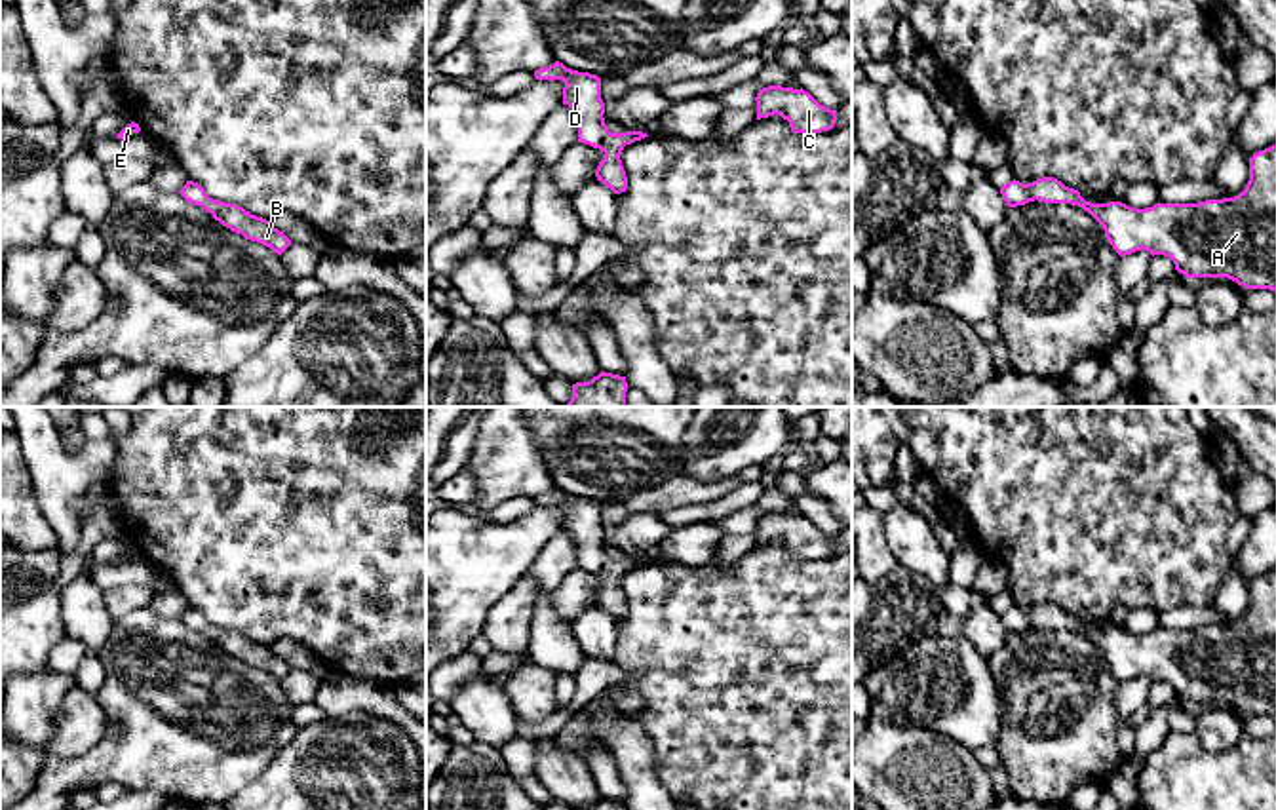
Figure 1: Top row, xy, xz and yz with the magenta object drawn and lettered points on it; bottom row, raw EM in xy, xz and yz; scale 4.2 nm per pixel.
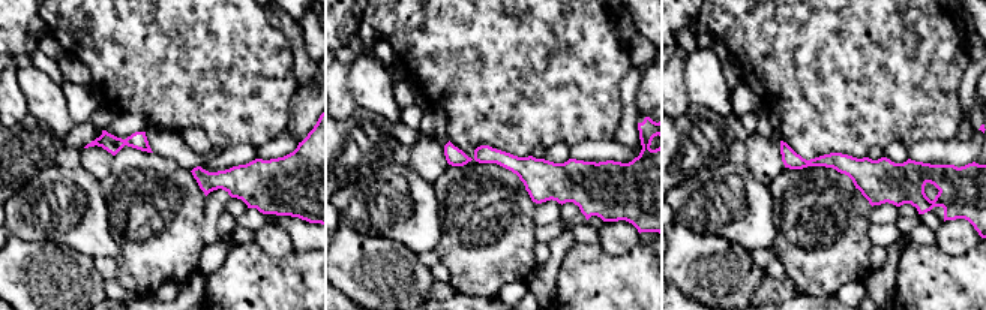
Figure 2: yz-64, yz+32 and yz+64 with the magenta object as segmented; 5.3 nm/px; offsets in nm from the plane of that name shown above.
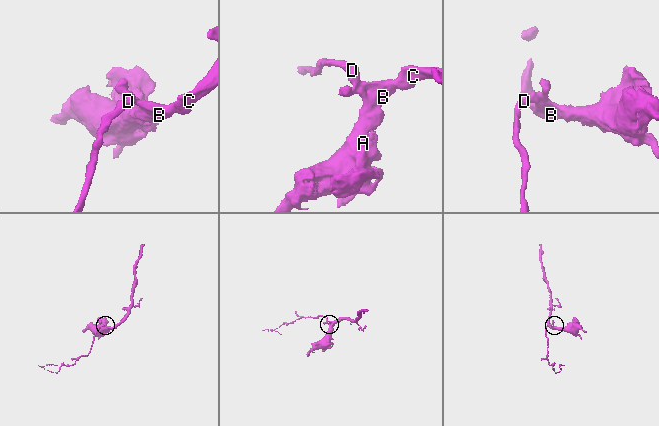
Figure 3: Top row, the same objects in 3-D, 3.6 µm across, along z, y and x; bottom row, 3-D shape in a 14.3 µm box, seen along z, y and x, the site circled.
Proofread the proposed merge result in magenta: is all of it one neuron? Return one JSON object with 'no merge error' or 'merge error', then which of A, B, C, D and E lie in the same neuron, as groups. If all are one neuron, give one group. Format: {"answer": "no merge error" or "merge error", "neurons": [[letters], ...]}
{"answer": "no merge error", "neurons": [["A", "B", "C", "D", "E"]]}

